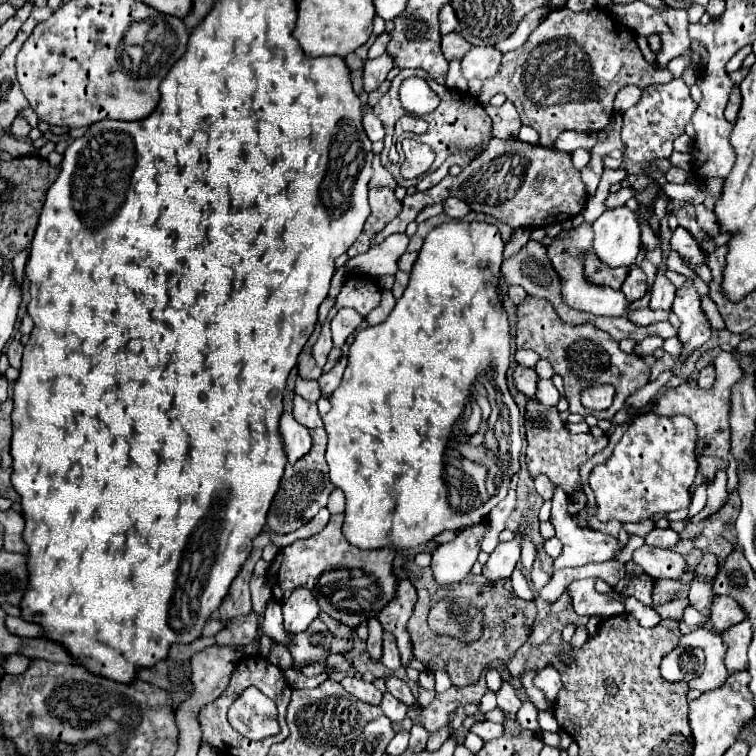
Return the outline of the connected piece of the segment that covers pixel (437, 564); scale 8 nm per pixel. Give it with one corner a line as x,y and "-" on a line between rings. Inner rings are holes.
474,525
462,531
454,541
438,545
432,553
432,573
438,585
450,587
460,583
476,563
480,553
480,539
484,535
484,525

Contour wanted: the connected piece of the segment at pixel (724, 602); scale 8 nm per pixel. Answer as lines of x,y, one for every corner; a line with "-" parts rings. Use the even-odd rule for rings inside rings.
714,595
708,607
708,621
714,625
718,633
726,631
730,625
736,625
746,619
746,613
738,607
738,603
728,595

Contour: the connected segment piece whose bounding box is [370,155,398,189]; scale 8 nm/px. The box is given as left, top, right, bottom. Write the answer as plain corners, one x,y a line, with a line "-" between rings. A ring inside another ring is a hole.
374,155
374,175
372,175
372,179
370,179
370,187
380,187
380,185
388,185
388,187
392,187
392,189
398,187
396,179
392,177
392,173
390,173
386,167
382,167
378,155

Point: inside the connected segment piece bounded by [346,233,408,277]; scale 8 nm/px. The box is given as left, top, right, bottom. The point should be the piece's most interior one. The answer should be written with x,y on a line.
382,259

